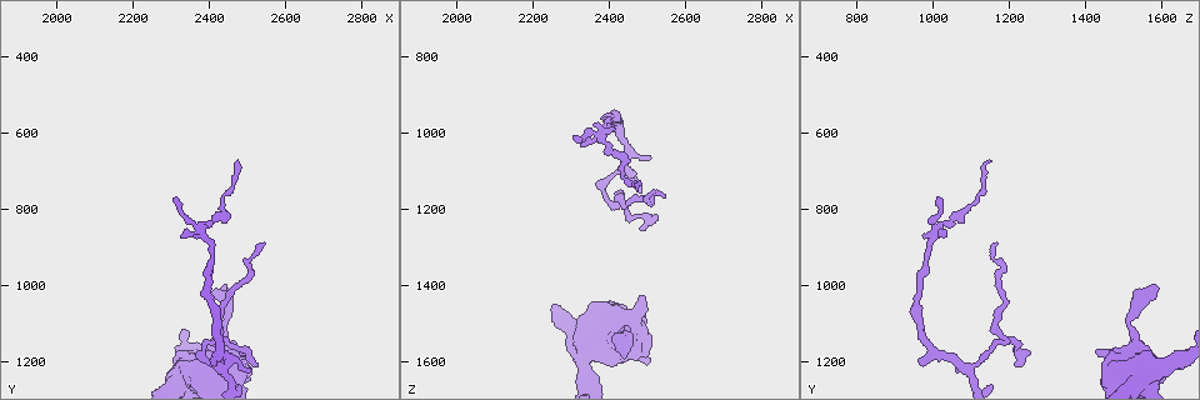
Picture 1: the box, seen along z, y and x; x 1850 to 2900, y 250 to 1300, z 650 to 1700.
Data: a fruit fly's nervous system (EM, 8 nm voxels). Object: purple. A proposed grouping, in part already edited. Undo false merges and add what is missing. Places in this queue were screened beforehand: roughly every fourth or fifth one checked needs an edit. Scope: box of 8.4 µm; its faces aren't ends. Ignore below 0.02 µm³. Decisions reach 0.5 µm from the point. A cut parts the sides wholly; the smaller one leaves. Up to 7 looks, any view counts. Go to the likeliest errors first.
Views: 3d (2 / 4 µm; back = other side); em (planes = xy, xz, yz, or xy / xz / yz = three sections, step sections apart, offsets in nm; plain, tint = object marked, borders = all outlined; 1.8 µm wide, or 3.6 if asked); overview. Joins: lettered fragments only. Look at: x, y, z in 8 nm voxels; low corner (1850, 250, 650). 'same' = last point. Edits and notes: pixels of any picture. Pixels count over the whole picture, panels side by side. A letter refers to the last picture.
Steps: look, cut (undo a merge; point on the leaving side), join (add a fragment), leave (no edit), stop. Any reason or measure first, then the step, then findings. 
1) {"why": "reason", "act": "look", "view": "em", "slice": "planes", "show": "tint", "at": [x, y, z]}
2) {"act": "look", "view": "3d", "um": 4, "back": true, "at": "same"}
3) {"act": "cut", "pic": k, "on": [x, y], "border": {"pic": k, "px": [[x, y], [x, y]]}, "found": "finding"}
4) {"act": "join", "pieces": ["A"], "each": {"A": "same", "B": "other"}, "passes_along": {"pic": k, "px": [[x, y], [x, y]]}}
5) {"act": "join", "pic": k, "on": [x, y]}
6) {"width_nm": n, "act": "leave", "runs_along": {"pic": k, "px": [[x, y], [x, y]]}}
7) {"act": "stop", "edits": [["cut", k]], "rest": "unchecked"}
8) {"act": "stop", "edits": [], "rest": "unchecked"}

{"why": "free end", "act": "look", "view": "3d", "um": 4, "at": [2440, 1010, 1590]}

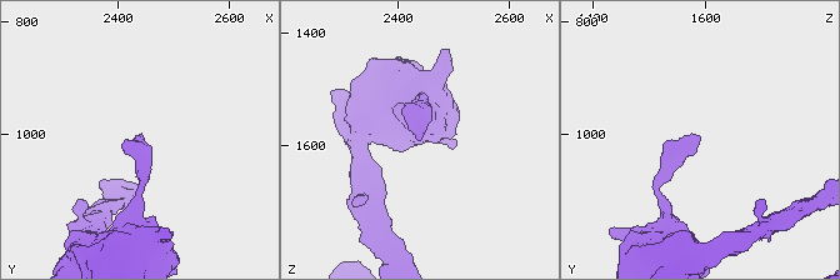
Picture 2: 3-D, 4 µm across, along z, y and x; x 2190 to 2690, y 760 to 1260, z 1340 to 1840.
{"why": "need the tissue", "act": "look", "view": "em", "slice": "planes", "show": "borders", "at": [2430, 1005, 1595]}

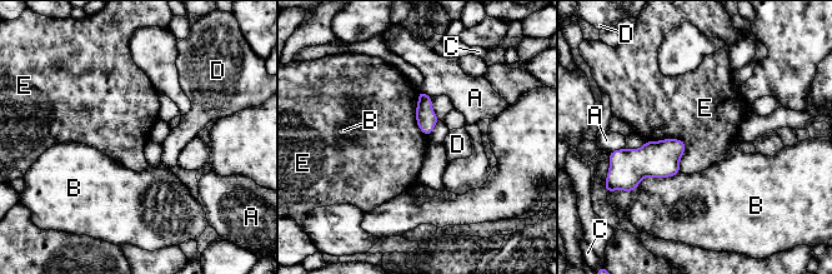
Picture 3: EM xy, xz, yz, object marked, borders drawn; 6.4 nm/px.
{"longest_contact_nm": ["B", 360], "act": "leave", "each": {"A": "other", "B": "other", "C": "other", "D": "other", "E": "other"}, "border": {"pic": 3, "px": [[645, 140], [681, 139], [681, 172]]}, "found": "none of them fits"}

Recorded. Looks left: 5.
{"why": "an open end", "act": "look", "view": "3d", "um": 2, "at": [2330, 860, 1035]}

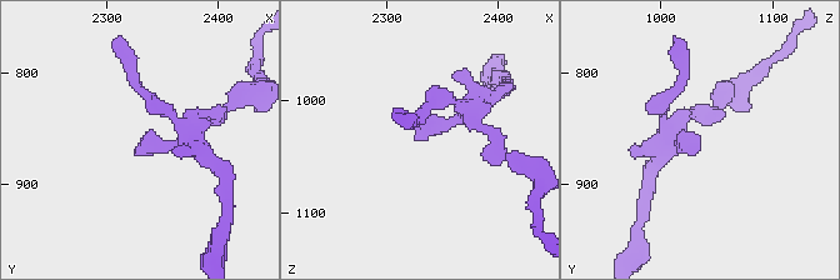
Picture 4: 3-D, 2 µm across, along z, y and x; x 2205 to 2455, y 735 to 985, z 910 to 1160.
{"why": "shape alone is not enough", "act": "look", "view": "em", "slice": "yz", "step": 8, "show": "tint", "at": [2332, 856, 1038]}

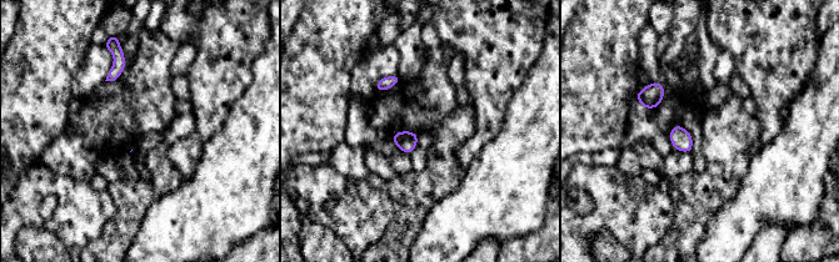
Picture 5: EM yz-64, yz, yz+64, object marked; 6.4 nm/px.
{"why": "another direction", "act": "look", "view": "em", "slice": "planes", "show": "borders", "at": "same"}

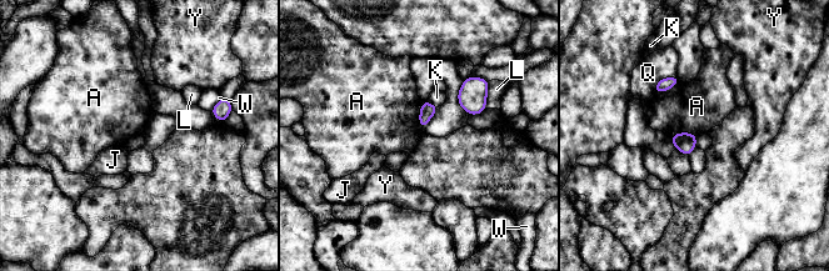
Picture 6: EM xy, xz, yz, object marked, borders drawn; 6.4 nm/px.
{"longest_contact_nm": ["Q", 190], "act": "leave", "each": {"A": "other", "J": "other", "K": "other", "L": "other", "Q": "other", "W": "other", "Y": "other"}, "border": {"pic": 6, "px": [[424, 101], [419, 113], [422, 129]]}, "found": "no lettered fragment goes on from it"}

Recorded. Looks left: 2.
{"why": "thin end", "act": "look", "view": "em", "um": 3.6, "slice": "planes", "show": "borders", "at": [2415, 1205, 965]}

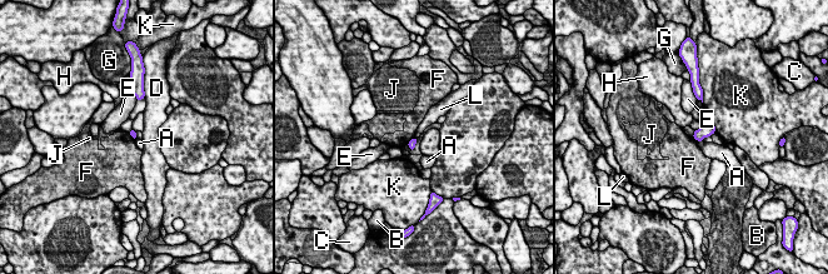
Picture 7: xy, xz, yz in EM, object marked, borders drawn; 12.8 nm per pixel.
{"longest_contact_nm": ["K", 240], "act": "leave", "each": {"A": "other", "B": "other", "C": "other", "D": "other", "E": "other", "F": "other", "G": "other", "H": "other", "J": "other", "K": "other", "L": "other"}, "found": "none of them fits"}

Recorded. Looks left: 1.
{"act": "stop", "edits": [], "rest": "unchecked"}

